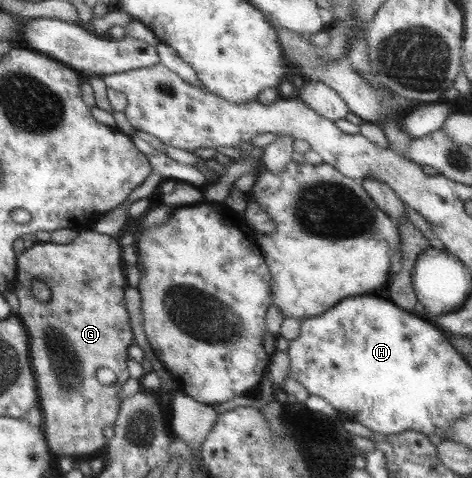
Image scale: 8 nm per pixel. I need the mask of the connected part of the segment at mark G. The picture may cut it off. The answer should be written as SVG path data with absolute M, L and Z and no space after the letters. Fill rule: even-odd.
M89 229L78 232L69 243L35 241L16 256L16 315L28 333L30 364L35 373L38 408L43 419L41 428L47 448L55 457L71 456L76 460L89 457L106 445L108 431L117 420L120 402L118 393L129 376L126 368L129 358L127 348L134 342L124 304L124 287L127 282L121 249L118 239ZM32 279L49 288L50 296L46 302L40 302L32 295ZM100 367L111 369L116 374L116 381L109 385L99 383L95 371Z

